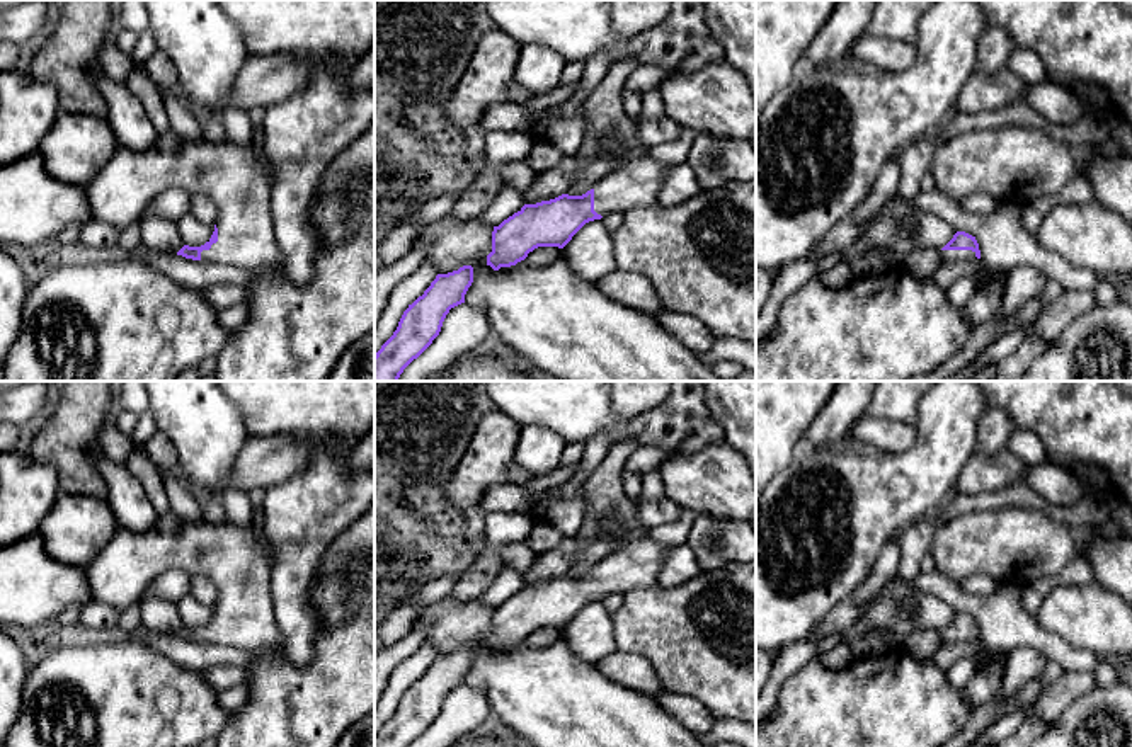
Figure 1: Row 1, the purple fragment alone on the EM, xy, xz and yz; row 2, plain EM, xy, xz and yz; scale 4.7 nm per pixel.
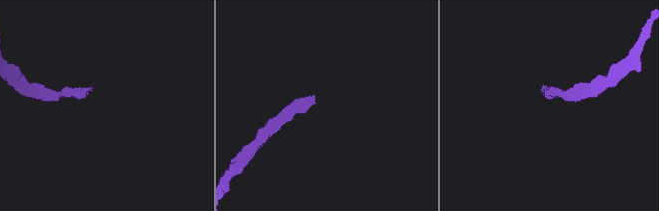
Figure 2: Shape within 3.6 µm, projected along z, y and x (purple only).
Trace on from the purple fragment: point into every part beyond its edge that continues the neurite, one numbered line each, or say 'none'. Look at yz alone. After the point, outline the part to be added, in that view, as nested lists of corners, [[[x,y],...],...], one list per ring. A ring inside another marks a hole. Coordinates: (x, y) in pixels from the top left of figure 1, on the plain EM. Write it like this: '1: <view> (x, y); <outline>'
1: yz (949, 637); [[[940,631],[940,636],[945,643],[972,643],[977,640],[972,631]]]

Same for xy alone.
1: xy (240, 565); [[[175,512],[158,516],[157,522],[145,533],[117,527],[112,539],[85,567],[90,594],[116,611],[140,602],[146,585],[169,570],[182,570],[187,575],[203,575],[218,589],[218,623],[201,633],[203,643],[232,645],[249,653],[284,652],[283,631],[277,626],[272,607],[272,555],[269,546],[255,536],[254,526],[238,527],[228,519],[223,522],[184,521]]]

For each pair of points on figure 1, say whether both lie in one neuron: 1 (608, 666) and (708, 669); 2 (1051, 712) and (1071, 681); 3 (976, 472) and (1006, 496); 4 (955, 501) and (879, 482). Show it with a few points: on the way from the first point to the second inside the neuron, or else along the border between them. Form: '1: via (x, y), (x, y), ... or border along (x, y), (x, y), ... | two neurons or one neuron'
1: border along (618, 649), (642, 655), (652, 666), (664, 689) | two neurons
2: via (1051, 705), (1068, 688) | one neuron
3: border along (1023, 482), (1013, 482), (998, 490), (960, 494) | two neurons
4: border along (952, 492), (935, 513) | two neurons

